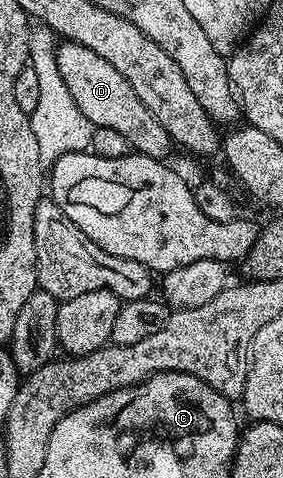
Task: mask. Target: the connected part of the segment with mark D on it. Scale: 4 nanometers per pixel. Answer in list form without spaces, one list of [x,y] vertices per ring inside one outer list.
[[[62,40],[56,46],[55,56],[57,70],[67,91],[71,91],[71,97],[75,99],[79,111],[87,115],[94,127],[111,127],[120,131],[126,137],[130,150],[145,157],[153,157],[156,161],[168,158],[168,153],[175,149],[175,142],[169,137],[163,123],[159,123],[159,119],[155,119],[155,115],[143,105],[143,99],[139,99],[135,87],[115,67],[111,67],[107,59],[95,55],[95,51],[79,43],[67,40]]]

